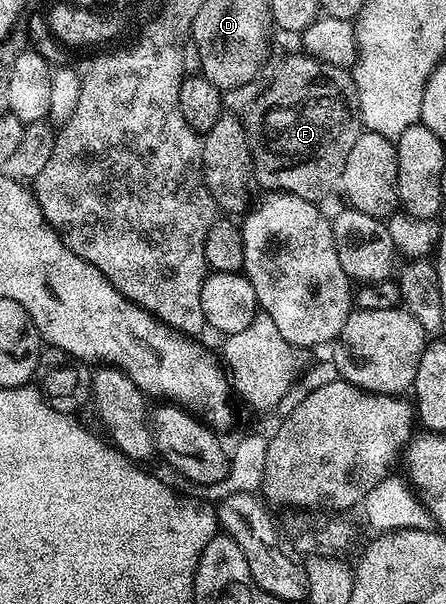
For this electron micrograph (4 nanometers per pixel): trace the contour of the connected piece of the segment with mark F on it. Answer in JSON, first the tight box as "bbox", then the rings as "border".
{"bbox":[245,54,364,202],"border":[[[298,54],[299,56],[291,56],[286,61],[280,63],[277,74],[271,79],[270,86],[265,89],[259,100],[251,108],[250,112],[245,116],[245,127],[247,129],[247,141],[251,147],[251,159],[253,161],[253,180],[256,185],[259,184],[271,194],[286,194],[296,196],[297,198],[305,198],[312,202],[323,202],[323,199],[330,194],[331,191],[340,187],[339,179],[345,170],[345,161],[349,158],[349,150],[353,150],[353,145],[357,143],[357,138],[364,132],[363,115],[359,109],[359,95],[357,94],[357,86],[355,85],[354,75],[346,68],[338,68],[337,66],[329,66],[322,64],[320,60],[314,60],[312,56],[306,54]]]}

